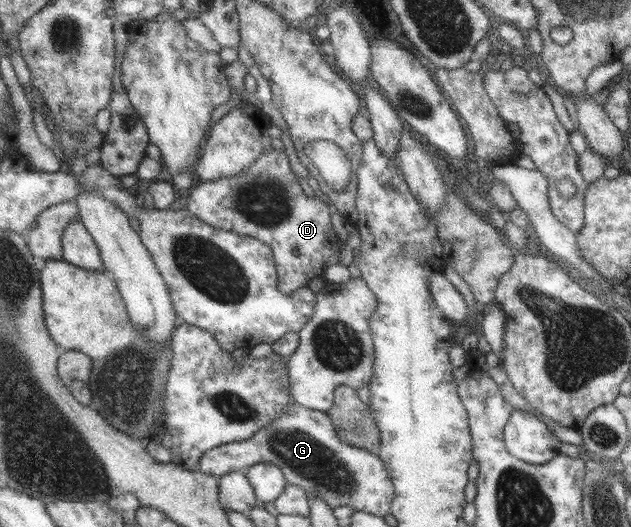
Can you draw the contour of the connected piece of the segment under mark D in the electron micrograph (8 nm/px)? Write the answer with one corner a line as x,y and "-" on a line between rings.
270,149
232,177
200,182
191,190
186,205
192,214
210,226
268,243
277,264
279,290
284,295
292,295
308,286
312,278
324,277
326,269
338,264
342,254
332,224
333,205
306,196
298,179
286,152

